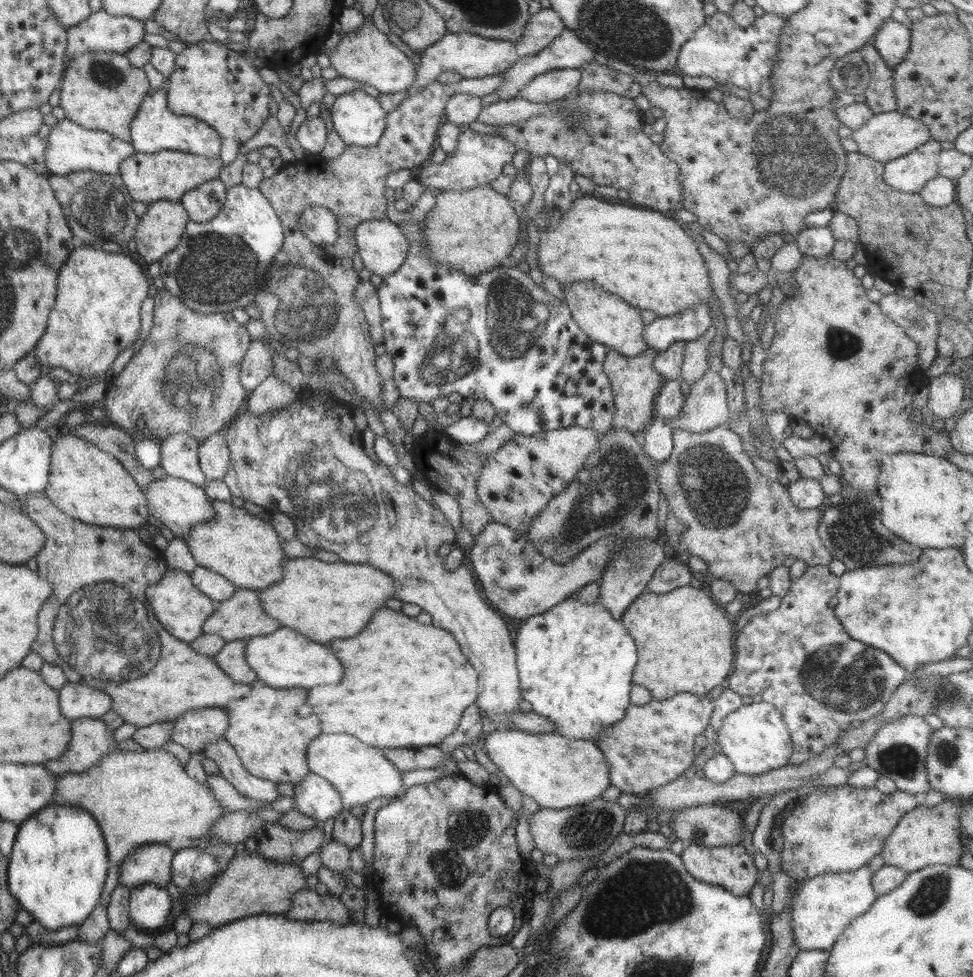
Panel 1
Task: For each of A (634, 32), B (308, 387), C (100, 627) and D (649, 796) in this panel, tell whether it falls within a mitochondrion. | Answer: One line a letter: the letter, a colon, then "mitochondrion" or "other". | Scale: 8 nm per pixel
A: mitochondrion
B: other
C: mitochondrion
D: other

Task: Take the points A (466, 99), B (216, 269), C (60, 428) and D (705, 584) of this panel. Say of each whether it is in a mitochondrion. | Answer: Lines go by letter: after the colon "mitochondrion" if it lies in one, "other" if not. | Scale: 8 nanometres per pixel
A: other
B: mitochondrion
C: other
D: other

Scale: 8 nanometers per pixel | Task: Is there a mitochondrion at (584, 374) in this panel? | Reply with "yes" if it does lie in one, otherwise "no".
no

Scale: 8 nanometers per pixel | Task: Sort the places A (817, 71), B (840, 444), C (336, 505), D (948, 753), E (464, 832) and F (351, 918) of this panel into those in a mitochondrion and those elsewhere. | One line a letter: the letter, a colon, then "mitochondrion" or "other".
A: other
B: other
C: mitochondrion
D: mitochondrion
E: mitochondrion
F: other

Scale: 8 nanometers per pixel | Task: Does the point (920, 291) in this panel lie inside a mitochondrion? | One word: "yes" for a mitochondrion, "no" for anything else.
no

